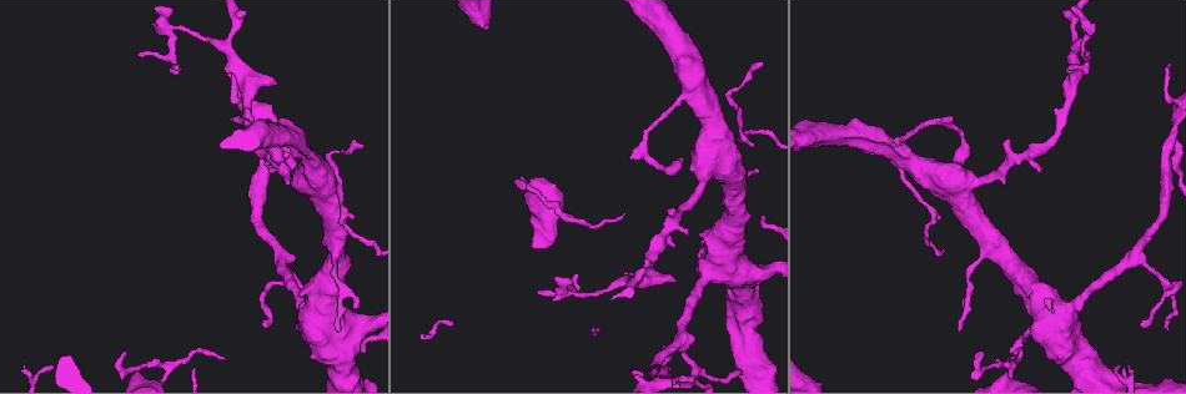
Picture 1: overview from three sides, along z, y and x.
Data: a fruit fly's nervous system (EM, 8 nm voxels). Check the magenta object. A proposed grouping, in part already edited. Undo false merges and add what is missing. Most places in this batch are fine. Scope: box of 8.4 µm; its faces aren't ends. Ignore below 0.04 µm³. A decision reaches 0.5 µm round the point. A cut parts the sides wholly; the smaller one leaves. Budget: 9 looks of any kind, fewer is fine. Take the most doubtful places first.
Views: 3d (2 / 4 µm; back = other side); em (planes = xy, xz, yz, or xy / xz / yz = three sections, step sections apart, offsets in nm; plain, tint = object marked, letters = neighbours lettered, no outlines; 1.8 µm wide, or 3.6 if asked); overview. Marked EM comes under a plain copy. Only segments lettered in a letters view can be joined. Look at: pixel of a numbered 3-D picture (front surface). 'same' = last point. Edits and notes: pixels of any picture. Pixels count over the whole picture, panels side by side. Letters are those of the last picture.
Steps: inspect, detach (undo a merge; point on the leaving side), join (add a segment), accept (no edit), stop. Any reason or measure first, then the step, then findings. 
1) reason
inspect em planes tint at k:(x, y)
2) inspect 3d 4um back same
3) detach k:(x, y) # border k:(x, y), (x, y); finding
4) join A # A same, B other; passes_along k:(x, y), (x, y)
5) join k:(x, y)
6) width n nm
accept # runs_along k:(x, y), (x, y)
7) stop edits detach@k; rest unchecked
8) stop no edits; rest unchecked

branch stops here
inspect 3d 2um back at 1:(297, 319)

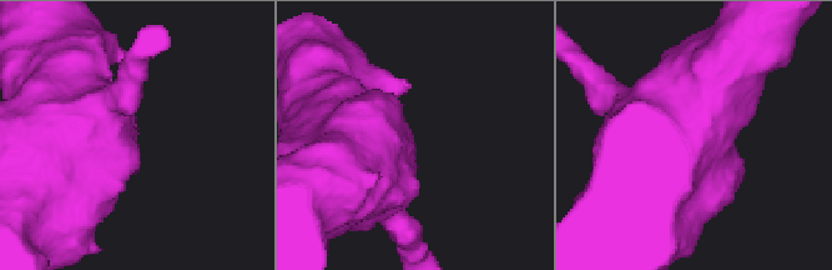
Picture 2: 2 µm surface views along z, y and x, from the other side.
inspect em planes letters at 2:(131, 138)

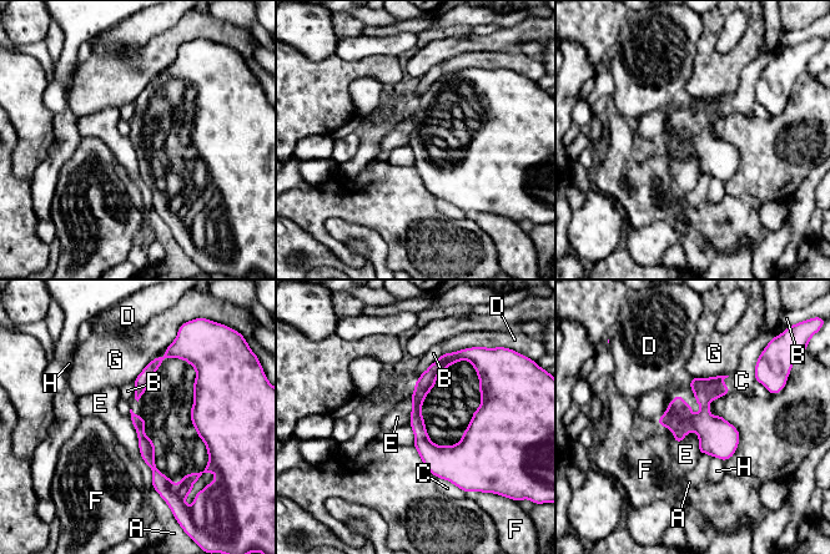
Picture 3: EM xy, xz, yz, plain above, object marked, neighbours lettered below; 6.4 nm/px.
longest_contact E 480 nm
accept # A other, B other, C other, D other, E other, F other, G other, H other; runs_along 3:(134, 417), (162, 489); no lettered segment goes on from it

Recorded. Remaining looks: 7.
tapers out
inspect em xy step 4 letters at 1:(982, 350)

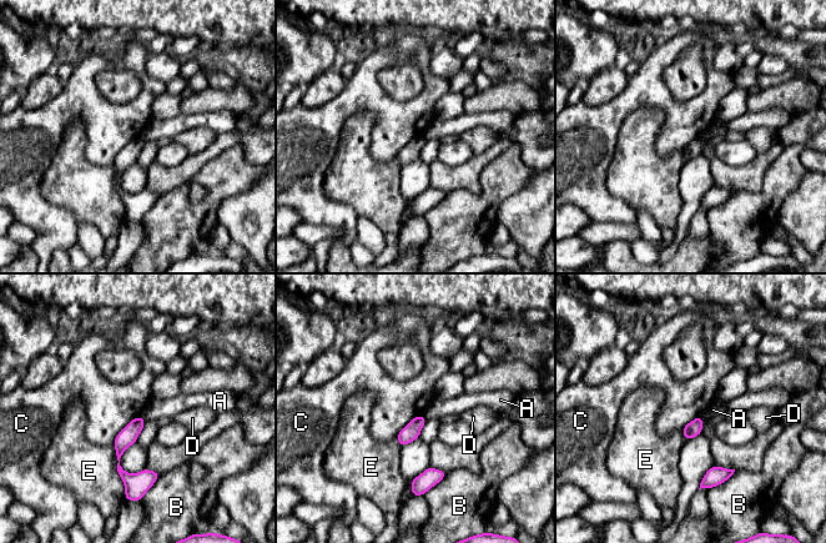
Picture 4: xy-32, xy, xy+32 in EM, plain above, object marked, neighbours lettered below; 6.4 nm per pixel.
inspect em xz step 8 letters same

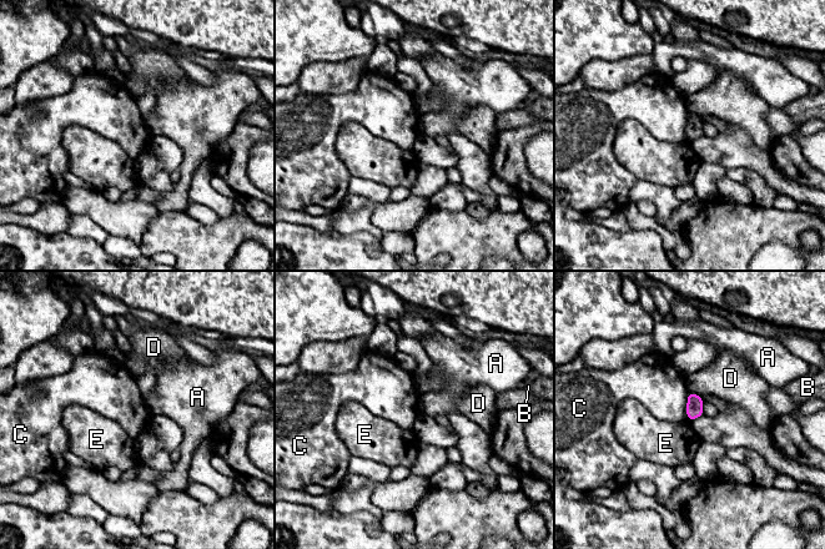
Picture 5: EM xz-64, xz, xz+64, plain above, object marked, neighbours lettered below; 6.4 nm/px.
longest_contact C 200 nm
accept # A other, B other, C other, D other, E other; border 5:(689, 391), (687, 401), (688, 421); no lettered segment goes on from it

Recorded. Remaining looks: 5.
inspect em xy step 8 tint at 1:(621, 216)

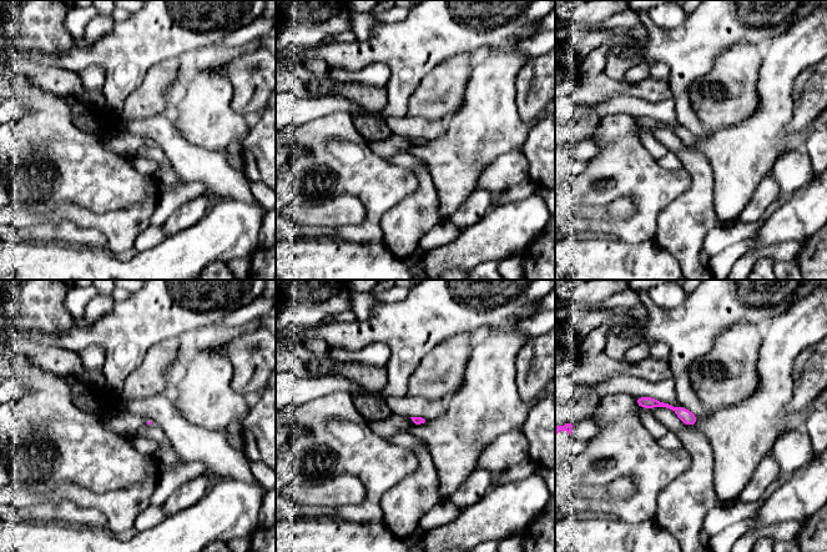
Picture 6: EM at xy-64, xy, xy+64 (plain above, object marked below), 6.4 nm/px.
inspect em planes letters same

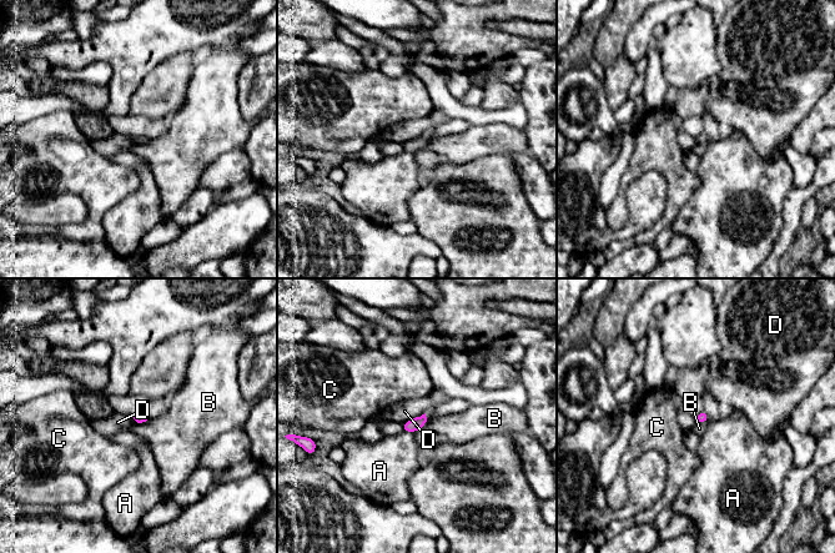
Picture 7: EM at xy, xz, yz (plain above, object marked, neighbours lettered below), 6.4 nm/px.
accept # A other, B other, C other, D other; none of them fits

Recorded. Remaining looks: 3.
narrows sharply
inspect em planes letters at 1:(580, 297)

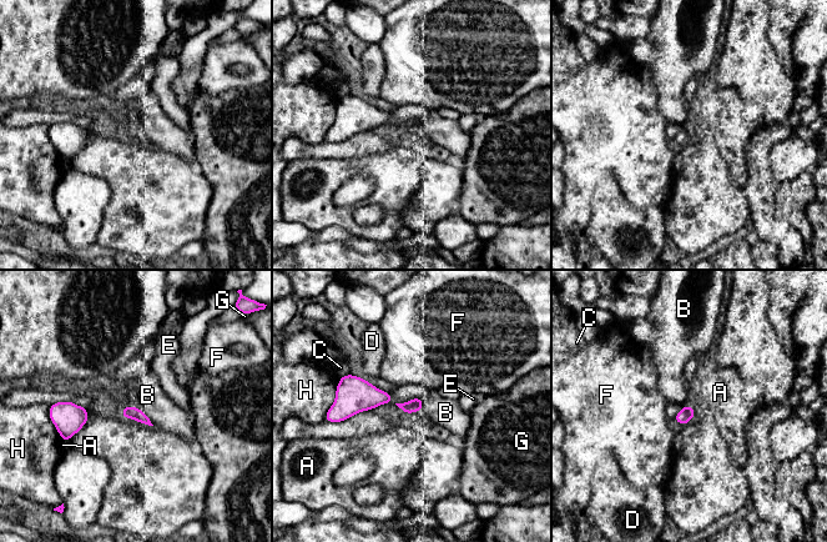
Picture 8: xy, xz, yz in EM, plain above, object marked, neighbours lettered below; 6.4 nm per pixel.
accept # A other, B other, C other, D other, E other, F other, G other, H other; border 8:(132, 405), (140, 408), (154, 425); one neuron here

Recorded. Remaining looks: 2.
stop no edits; rest unchecked

